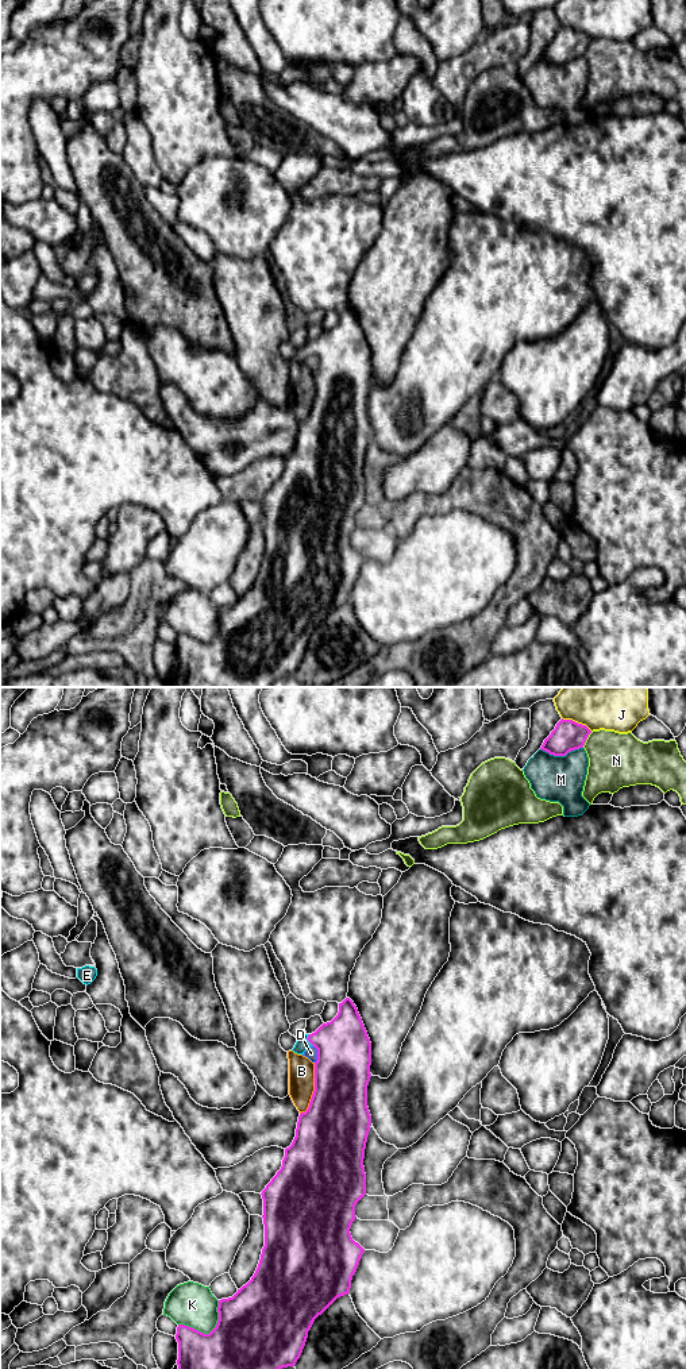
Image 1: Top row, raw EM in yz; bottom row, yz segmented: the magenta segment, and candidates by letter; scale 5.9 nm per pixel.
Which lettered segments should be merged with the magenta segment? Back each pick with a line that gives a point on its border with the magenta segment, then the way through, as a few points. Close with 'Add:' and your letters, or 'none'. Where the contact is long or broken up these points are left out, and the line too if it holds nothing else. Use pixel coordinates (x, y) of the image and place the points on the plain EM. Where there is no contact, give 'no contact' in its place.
E: meets magenta in yz at (308, 349); runs through yz (343, 355), (334, 349), (308, 349), (303, 353)
Add: E

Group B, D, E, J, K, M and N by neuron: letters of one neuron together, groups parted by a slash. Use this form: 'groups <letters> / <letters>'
groups B / D / E / J / K / M / N

